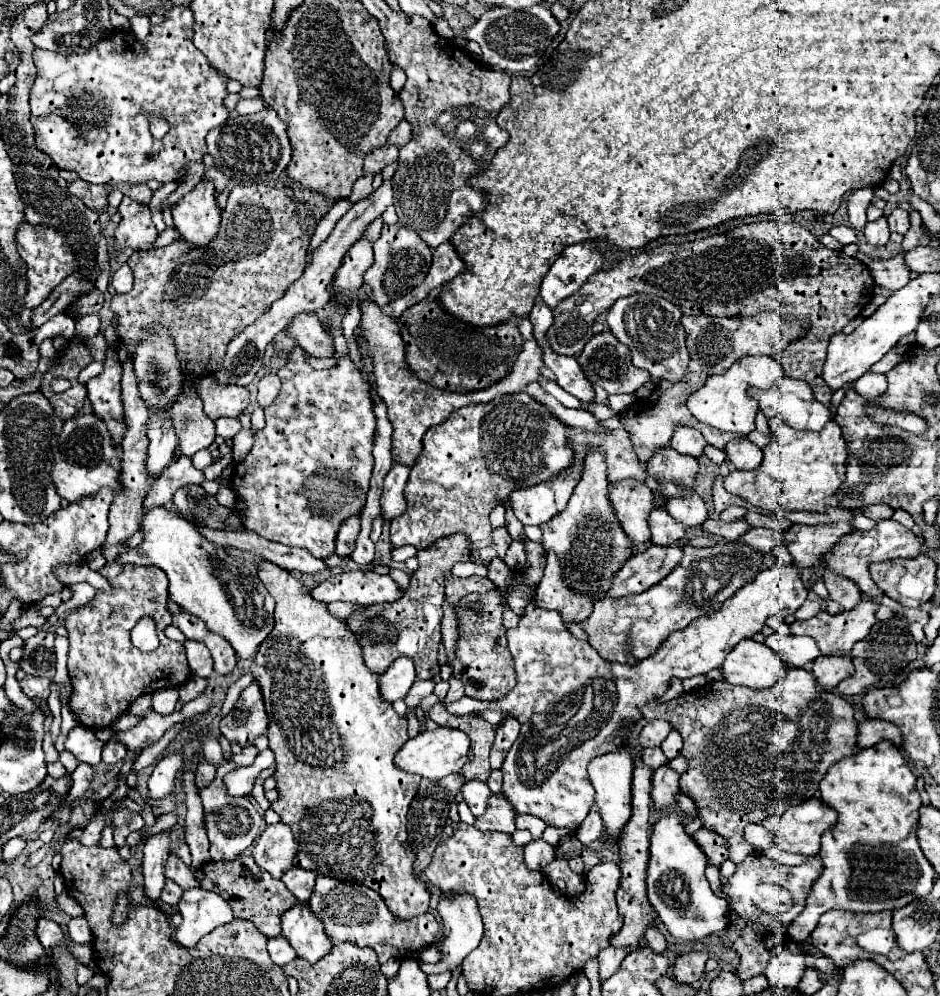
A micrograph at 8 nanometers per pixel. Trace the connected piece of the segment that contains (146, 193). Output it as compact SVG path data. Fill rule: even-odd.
M126 184L126 186L122 188L122 192L124 192L124 194L134 194L134 200L138 200L138 202L142 202L142 204L148 204L150 198L152 198L152 190L150 190L146 184L134 184L134 188Z

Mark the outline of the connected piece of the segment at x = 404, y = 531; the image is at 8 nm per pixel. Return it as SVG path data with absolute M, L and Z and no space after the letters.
M528 392L496 396L496 400L486 404L470 404L456 410L444 424L432 426L424 434L422 456L406 484L408 510L398 520L392 520L390 542L394 548L410 544L426 550L440 538L464 534L470 552L490 546L488 516L496 500L508 500L516 488L550 482L572 466L574 452L568 446L570 438L566 432L568 426L560 424Z

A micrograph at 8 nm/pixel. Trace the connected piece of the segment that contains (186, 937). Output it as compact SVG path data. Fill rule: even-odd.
M202 888L186 890L178 910L182 914L182 924L176 928L174 938L184 948L196 946L202 936L234 918L232 908L228 908L228 904L216 892L206 892Z

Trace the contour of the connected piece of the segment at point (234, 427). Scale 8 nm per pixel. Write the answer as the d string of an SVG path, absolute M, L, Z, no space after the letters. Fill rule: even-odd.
M220 418L220 420L216 420L216 434L222 436L222 438L234 438L240 428L242 426L240 426L238 418Z

